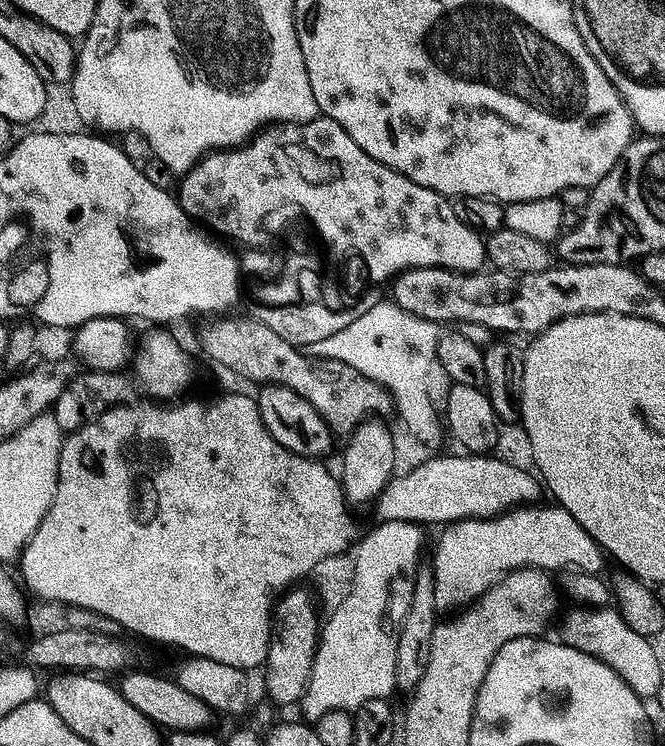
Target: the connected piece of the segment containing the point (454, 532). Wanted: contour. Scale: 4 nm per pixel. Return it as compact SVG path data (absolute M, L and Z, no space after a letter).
M523 506L492 520L466 520L449 524L440 536L440 545L436 548L436 565L431 565L434 576L435 601L440 614L456 614L481 600L491 588L502 583L512 572L520 572L523 568L537 568L539 572L549 574L584 573L600 576L604 571L606 553L572 515L559 506L540 508L541 506Z

